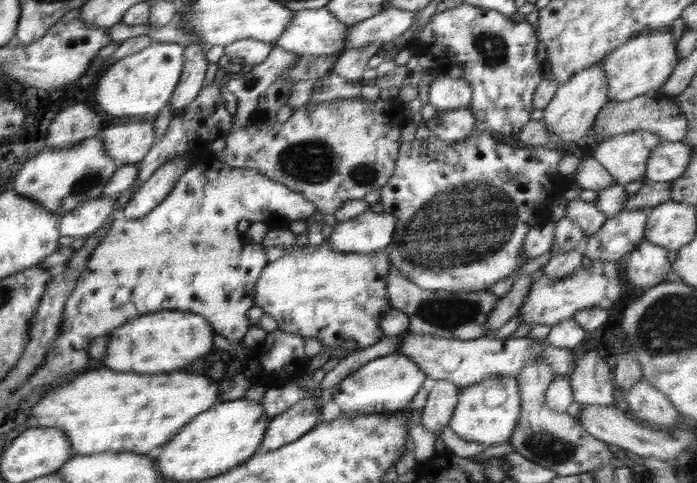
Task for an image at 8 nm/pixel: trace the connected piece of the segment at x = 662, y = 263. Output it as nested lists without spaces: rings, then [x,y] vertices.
[[[643,240],[636,250],[627,254],[626,280],[630,291],[648,290],[663,283],[672,274],[672,265],[668,261],[668,249]]]

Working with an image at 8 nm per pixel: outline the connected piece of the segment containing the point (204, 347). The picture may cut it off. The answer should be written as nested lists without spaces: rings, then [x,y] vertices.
[[[161,311],[128,320],[120,328],[116,328],[109,338],[108,354],[102,364],[112,370],[122,372],[138,372],[151,375],[181,370],[187,364],[192,364],[196,358],[204,358],[215,351],[215,331],[204,318],[190,311]]]

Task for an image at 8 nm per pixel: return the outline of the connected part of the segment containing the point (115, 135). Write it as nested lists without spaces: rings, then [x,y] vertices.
[[[148,121],[106,124],[98,135],[119,167],[140,162],[156,141],[154,122]]]

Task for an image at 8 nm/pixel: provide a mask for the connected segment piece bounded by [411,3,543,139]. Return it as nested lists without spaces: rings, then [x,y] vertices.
[[[466,3],[456,6],[456,8],[450,8],[450,10],[445,9],[442,12],[434,13],[423,30],[414,36],[411,43],[417,53],[431,52],[436,58],[442,56],[446,50],[456,53],[456,58],[464,67],[461,79],[468,81],[472,87],[472,100],[467,107],[476,117],[472,134],[486,131],[501,139],[510,136],[512,132],[518,133],[518,130],[522,130],[522,126],[530,122],[530,114],[534,110],[532,107],[533,96],[538,88],[538,83],[543,79],[542,64],[536,60],[538,45],[536,32],[528,21],[517,22],[500,11]]]

